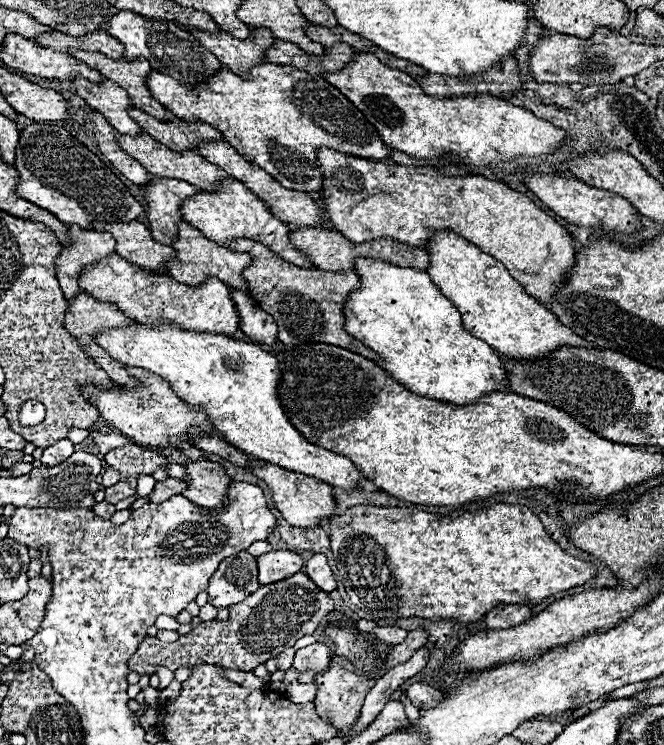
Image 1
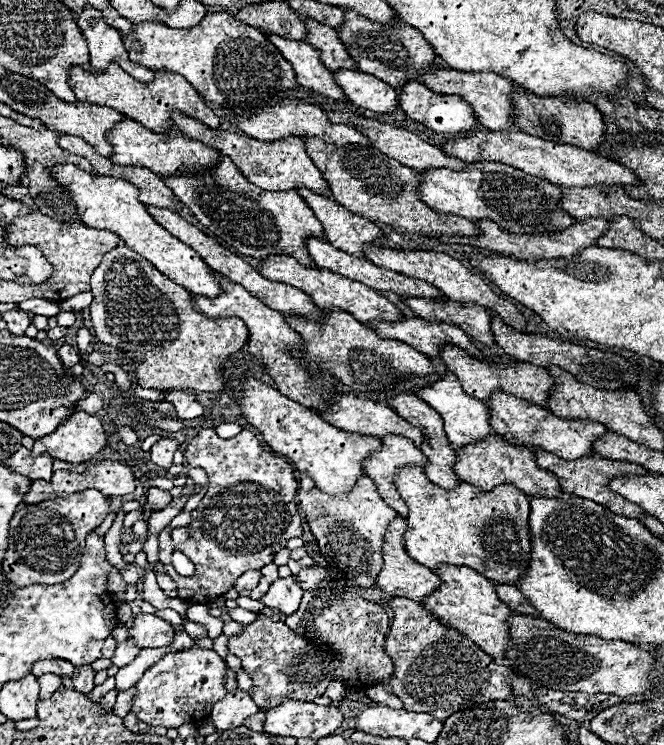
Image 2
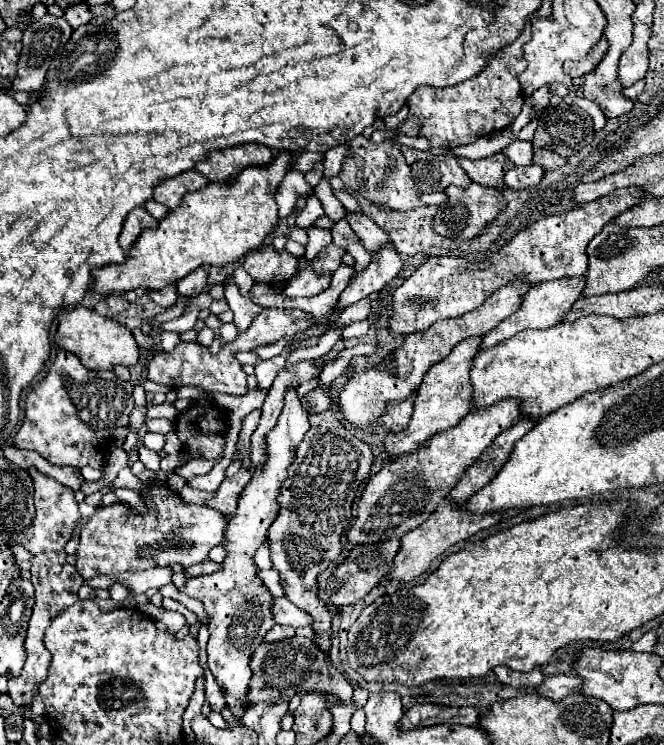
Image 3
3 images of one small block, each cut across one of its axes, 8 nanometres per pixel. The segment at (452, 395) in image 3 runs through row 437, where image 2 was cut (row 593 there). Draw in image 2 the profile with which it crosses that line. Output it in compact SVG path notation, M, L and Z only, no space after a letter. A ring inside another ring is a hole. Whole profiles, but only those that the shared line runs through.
M396 516L396 518L390 522L390 526L388 526L388 530L386 530L386 534L384 534L384 544L382 544L384 568L382 568L382 572L378 574L376 584L378 584L380 590L384 590L384 592L390 594L390 596L412 598L414 602L422 604L422 600L424 600L426 596L430 596L434 590L440 588L442 580L434 574L434 570L424 568L422 564L414 562L414 560L406 554L406 548L404 548L404 534L406 534L406 528L408 528L408 526L406 526L406 520L400 518L400 516Z

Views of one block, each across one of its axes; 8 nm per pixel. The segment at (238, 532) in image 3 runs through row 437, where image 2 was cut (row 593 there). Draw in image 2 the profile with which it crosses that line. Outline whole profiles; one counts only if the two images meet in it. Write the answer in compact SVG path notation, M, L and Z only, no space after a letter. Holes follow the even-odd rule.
M294 576L288 578L278 578L270 590L264 594L264 598L260 598L260 602L268 608L276 608L282 614L292 614L298 610L300 600L302 600L304 590L300 588L300 584L294 580Z

